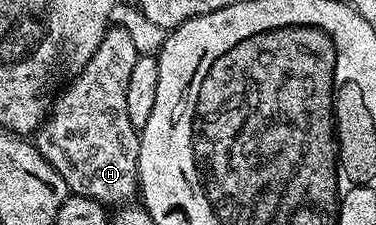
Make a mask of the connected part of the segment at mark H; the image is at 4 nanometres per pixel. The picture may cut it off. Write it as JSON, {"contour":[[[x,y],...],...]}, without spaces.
{"contour":[[[108,26],[97,53],[66,84],[67,92],[54,100],[47,118],[33,135],[41,157],[61,173],[70,194],[89,197],[108,209],[123,207],[139,195],[140,132],[129,121],[125,102],[129,76],[139,57],[129,33],[123,27]]]}

